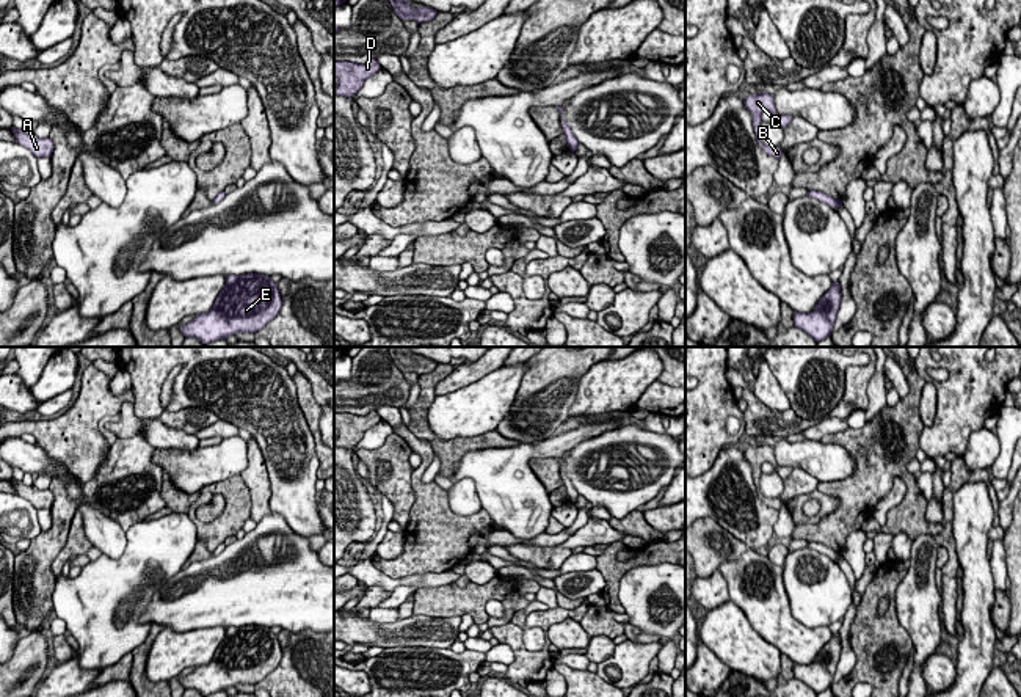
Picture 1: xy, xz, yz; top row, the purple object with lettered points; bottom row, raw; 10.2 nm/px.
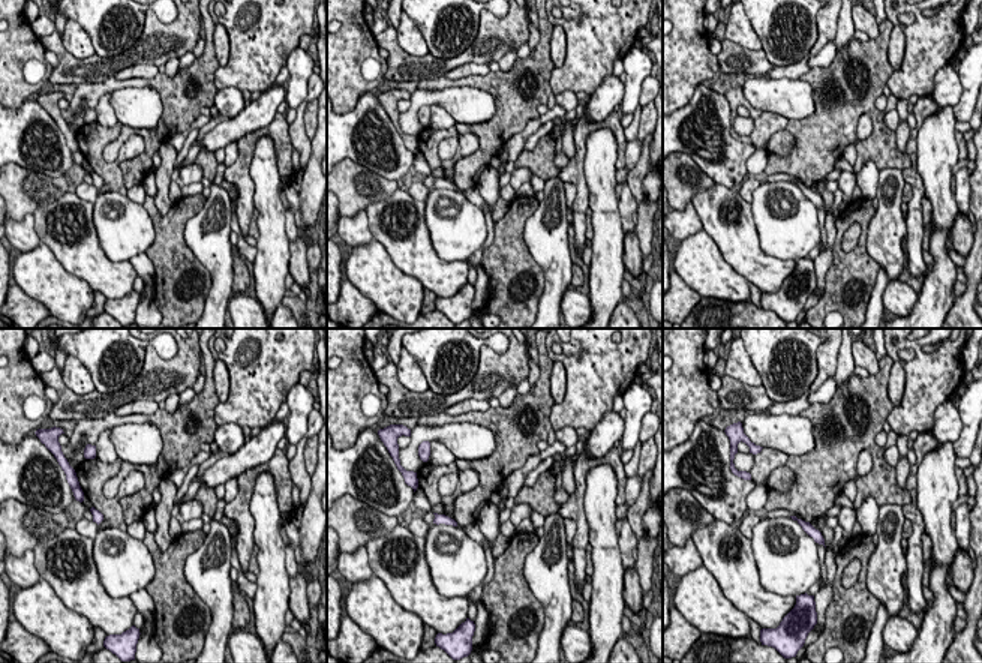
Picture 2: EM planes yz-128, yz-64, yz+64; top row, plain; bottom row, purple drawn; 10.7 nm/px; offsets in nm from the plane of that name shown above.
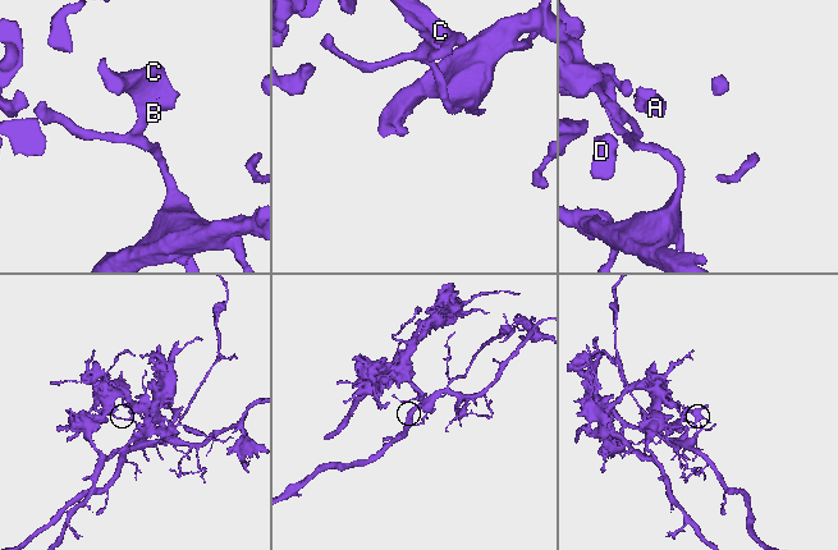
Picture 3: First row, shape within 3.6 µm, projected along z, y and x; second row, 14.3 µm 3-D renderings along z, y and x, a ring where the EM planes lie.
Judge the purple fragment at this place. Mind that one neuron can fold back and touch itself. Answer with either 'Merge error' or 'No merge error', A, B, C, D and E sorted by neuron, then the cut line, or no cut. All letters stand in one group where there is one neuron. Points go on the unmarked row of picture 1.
Merge error. Groups: A B C D / E. Split along yz (827, 548), (822, 553)

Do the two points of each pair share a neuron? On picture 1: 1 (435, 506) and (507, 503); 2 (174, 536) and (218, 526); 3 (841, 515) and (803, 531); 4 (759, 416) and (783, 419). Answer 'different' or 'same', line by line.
1: different
2: different
3: same
4: same

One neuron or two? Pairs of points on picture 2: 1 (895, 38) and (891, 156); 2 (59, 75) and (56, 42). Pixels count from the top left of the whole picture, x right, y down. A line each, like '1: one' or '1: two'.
1: two
2: one

